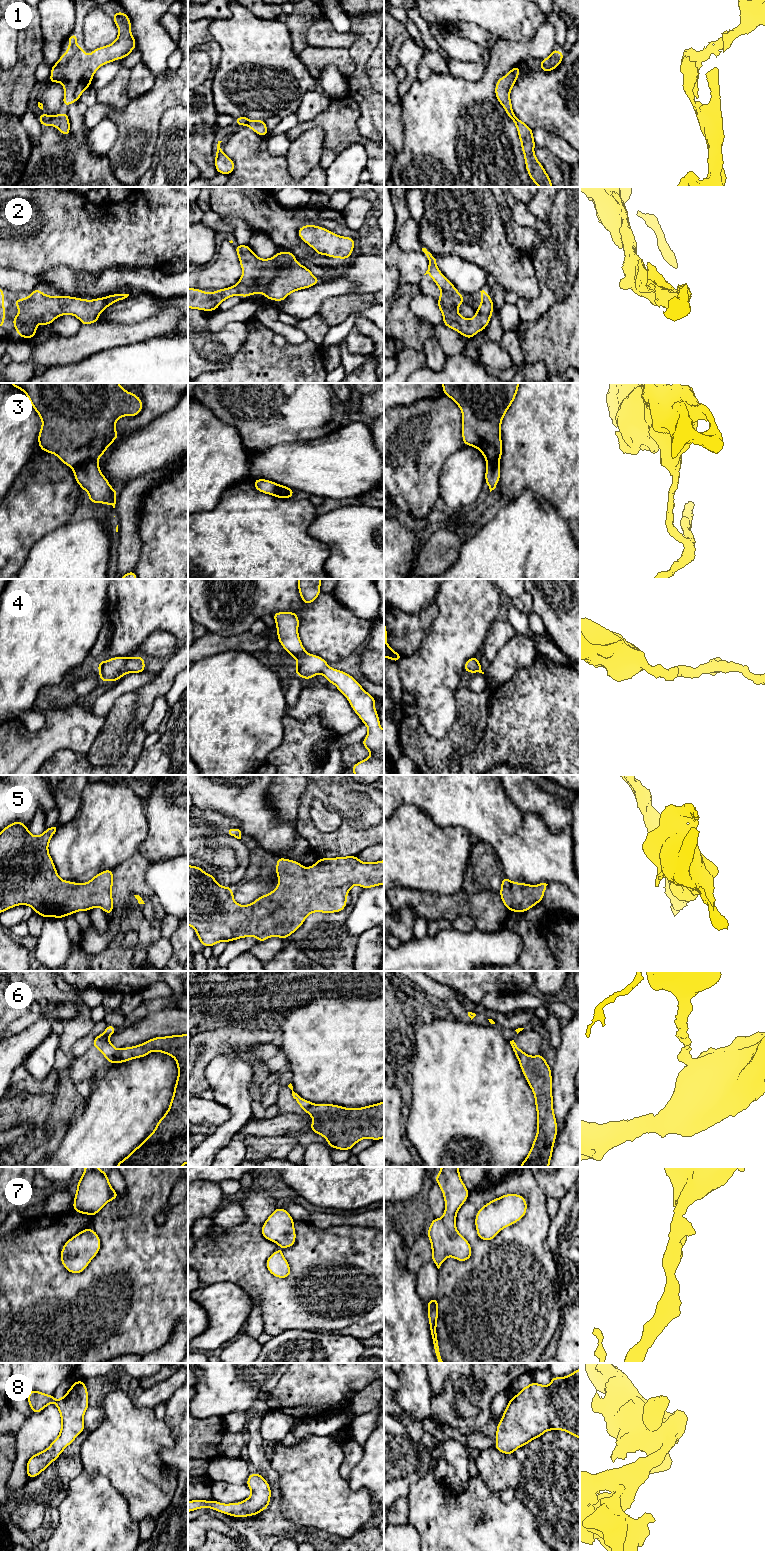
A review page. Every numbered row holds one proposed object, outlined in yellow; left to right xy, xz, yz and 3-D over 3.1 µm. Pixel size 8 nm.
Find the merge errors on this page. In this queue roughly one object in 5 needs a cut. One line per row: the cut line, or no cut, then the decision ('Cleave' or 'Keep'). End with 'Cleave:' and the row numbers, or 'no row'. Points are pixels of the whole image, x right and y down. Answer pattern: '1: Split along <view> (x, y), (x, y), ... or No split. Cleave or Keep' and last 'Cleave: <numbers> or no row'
1: No split. Keep
2: No split. Keep
3: Split along xy (97, 459), (84, 460), (73, 469). Cleave
4: No split. Keep
5: No split. Keep
6: Split along xy (118, 1049), (112, 1062). Cleave
7: No split. Keep
8: No split. Keep
Cleave: 3, 6

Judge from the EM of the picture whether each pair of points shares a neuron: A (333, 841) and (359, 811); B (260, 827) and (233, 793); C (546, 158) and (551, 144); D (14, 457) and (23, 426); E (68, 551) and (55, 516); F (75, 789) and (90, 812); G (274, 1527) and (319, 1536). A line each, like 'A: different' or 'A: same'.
A: same
B: same
C: different
D: same
E: different
F: different
G: same

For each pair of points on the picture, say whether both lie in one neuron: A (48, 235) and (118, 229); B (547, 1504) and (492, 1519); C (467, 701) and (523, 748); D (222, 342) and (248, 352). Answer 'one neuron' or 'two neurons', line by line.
A: one neuron
B: two neurons
C: two neurons
D: two neurons

